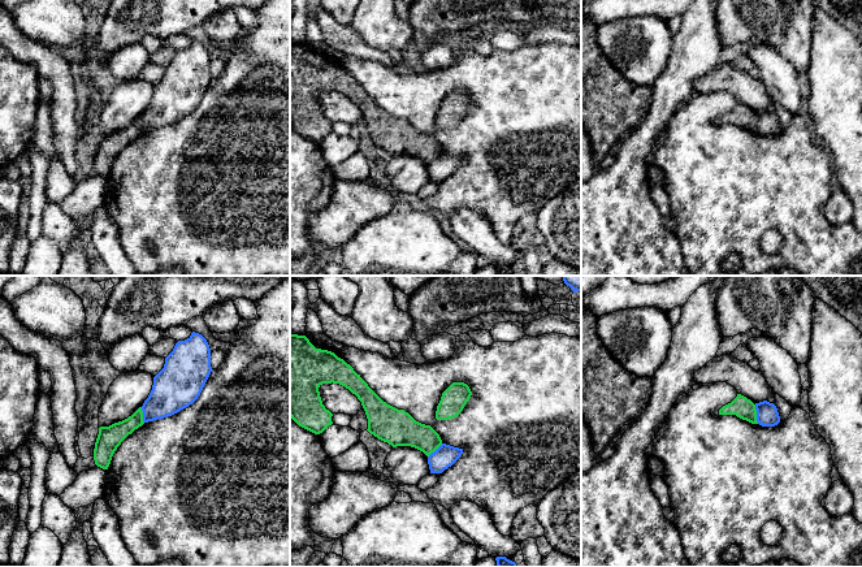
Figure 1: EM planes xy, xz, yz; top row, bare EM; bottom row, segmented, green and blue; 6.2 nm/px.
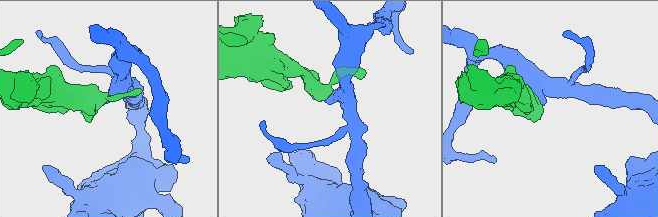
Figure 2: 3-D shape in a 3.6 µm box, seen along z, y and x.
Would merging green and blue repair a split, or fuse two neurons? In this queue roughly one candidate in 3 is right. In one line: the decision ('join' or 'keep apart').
keep apart

